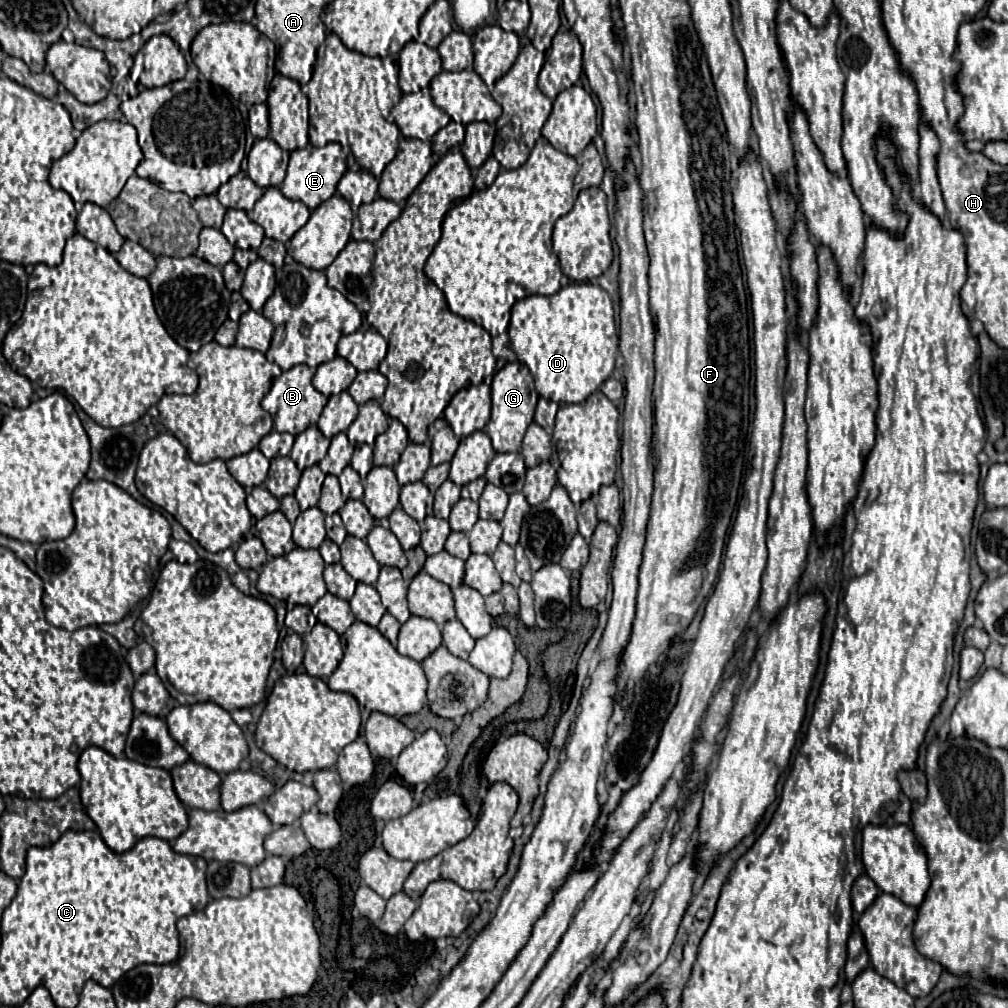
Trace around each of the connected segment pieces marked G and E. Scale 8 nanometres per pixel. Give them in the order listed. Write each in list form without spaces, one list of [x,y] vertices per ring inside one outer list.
[[[510,362],[498,370],[492,378],[492,416],[484,432],[490,436],[496,452],[518,452],[522,446],[524,432],[534,420],[534,410],[538,402],[538,392],[534,388],[534,378],[526,364]]]
[[[330,142],[322,148],[308,144],[304,150],[294,150],[290,154],[288,174],[282,182],[282,194],[290,200],[300,200],[310,210],[314,210],[336,192],[336,184],[344,172],[346,172],[346,154],[342,152],[342,146],[338,142]]]

